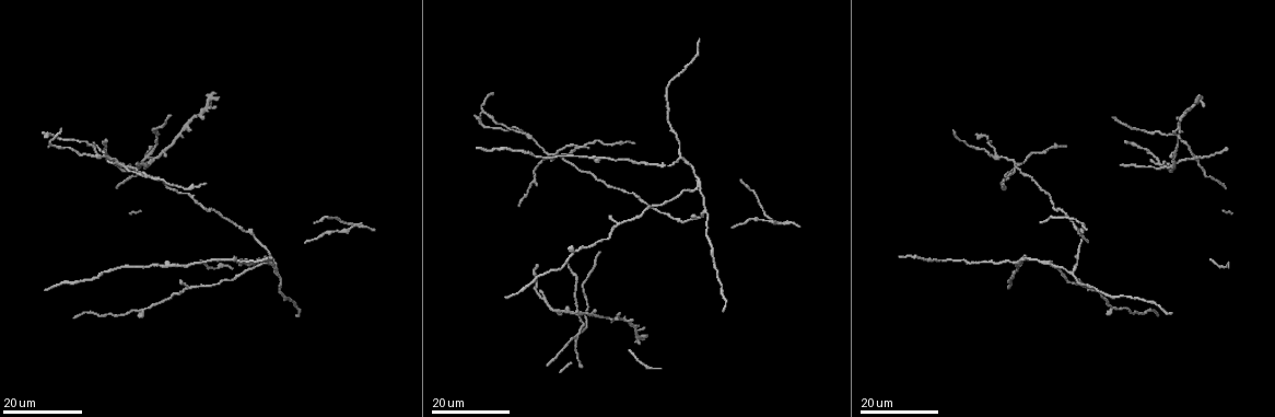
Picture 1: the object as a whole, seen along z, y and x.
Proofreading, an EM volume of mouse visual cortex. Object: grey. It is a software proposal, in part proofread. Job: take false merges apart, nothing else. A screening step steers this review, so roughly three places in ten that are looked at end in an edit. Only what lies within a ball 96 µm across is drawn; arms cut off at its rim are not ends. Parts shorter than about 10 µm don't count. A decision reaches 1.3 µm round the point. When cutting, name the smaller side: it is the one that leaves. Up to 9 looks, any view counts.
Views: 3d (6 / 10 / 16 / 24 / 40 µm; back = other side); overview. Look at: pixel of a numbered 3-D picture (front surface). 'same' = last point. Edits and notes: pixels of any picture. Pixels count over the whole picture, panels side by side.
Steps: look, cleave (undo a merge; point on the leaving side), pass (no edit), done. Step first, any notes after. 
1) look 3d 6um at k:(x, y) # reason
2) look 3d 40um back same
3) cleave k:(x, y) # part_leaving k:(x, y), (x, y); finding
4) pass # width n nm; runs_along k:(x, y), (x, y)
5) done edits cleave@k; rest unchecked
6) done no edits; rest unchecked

look 3d 16um at 1:(526, 134) # two arms in line, one across

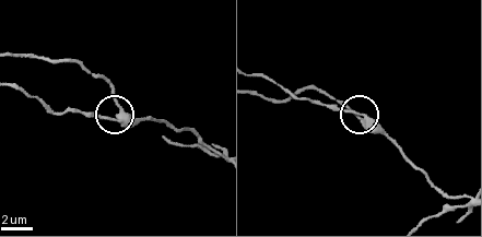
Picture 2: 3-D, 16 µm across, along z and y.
look 3d 6um at 2:(119, 118)

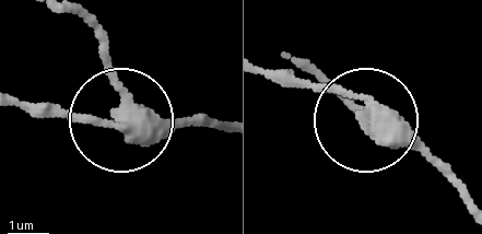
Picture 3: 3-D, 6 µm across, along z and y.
look 3d 6um back at 3:(125, 122)

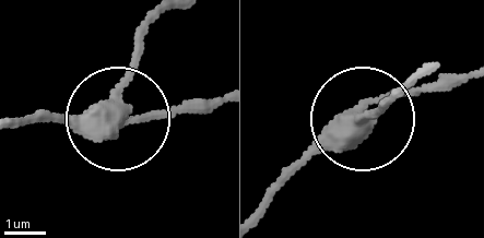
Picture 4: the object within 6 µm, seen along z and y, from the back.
cleave 4:(178, 110) # arms 3; two neurons meet here

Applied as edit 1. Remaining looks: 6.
look 3d 24um at 1:(557, 151) # four or more arms meet

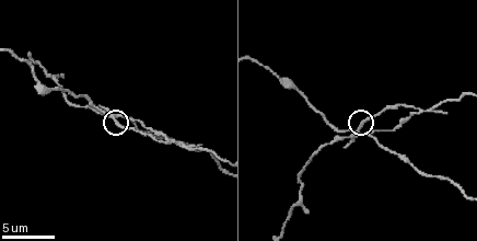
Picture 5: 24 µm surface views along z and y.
look 3d 6um at 5:(359, 129)

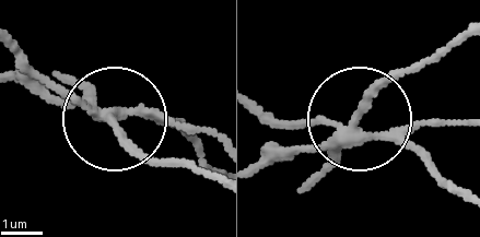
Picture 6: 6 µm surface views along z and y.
cleave 6:(79, 82) # side_arm 22 um; arms 4; two neurons meet here

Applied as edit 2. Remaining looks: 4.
look 3d 16um at 1:(699, 185) # three arms meet

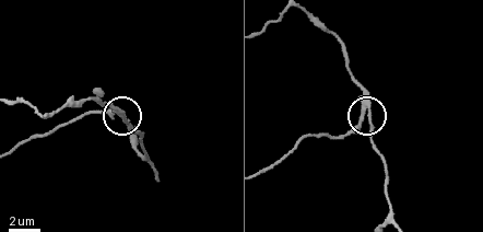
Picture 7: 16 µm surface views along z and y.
look 3d 6um at 7:(363, 116)

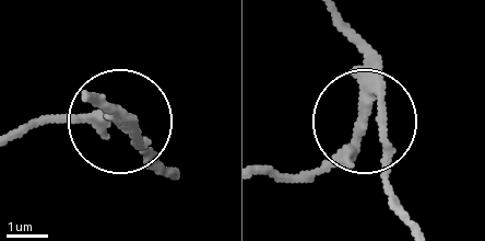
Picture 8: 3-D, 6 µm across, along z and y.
cleave 8:(354, 145) # arms 3; part_leaving 8:(367, 83), (364, 122), (326, 163), (262, 173); two neurons meet here

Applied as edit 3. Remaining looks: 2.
look 3d 16um at 1:(661, 165)

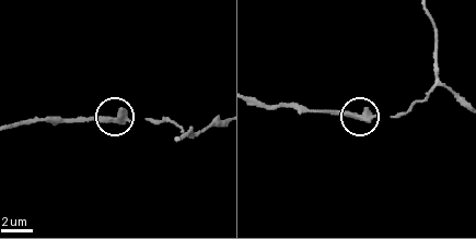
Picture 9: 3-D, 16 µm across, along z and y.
look 3d 6um at 9:(370, 119)

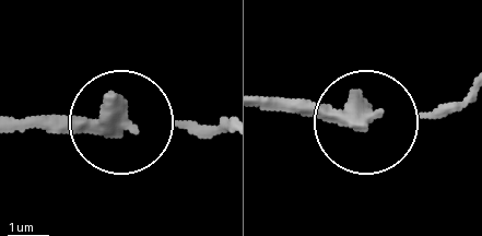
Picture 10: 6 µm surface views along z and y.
cleave 10:(48, 121) # width 350 nm; two neurons meet here

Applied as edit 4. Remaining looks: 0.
done edits cleave@4, cleave@6, cleave@8, cleave@10; rest unchecked

